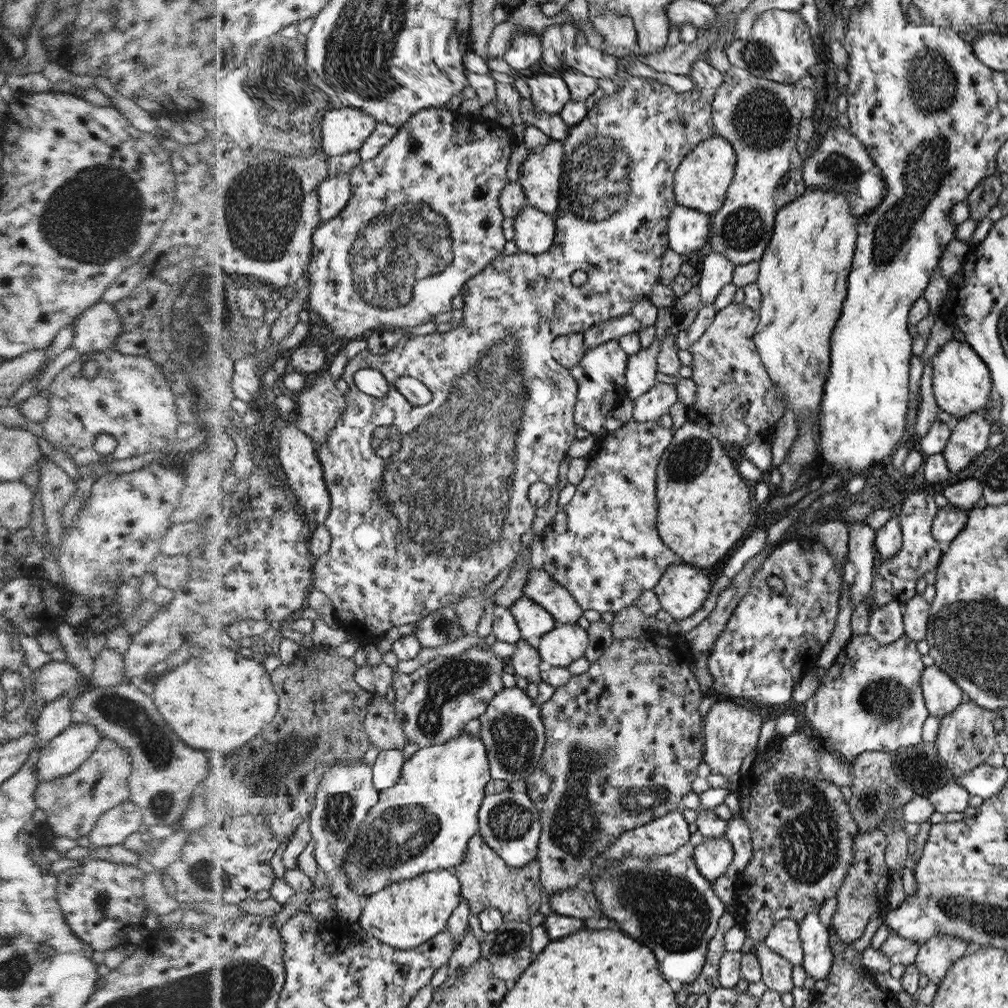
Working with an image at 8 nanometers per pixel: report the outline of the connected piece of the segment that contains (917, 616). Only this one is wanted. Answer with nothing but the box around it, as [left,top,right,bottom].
[903,593,931,641]

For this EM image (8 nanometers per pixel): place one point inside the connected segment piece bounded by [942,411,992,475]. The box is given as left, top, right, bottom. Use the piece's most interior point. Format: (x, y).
(971, 435)

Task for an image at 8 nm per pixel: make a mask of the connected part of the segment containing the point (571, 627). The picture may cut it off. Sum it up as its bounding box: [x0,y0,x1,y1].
[535,623,588,668]

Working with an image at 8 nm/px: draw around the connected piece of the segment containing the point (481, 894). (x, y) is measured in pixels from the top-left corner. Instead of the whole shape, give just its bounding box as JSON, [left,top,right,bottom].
[455,832,543,921]

